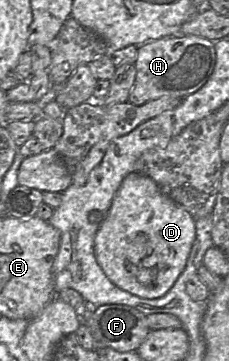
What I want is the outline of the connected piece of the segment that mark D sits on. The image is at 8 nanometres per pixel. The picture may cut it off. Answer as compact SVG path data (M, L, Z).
M132 172L122 181L94 239L97 263L118 288L145 299L164 296L183 272L196 236L194 218L162 193L147 175Z

